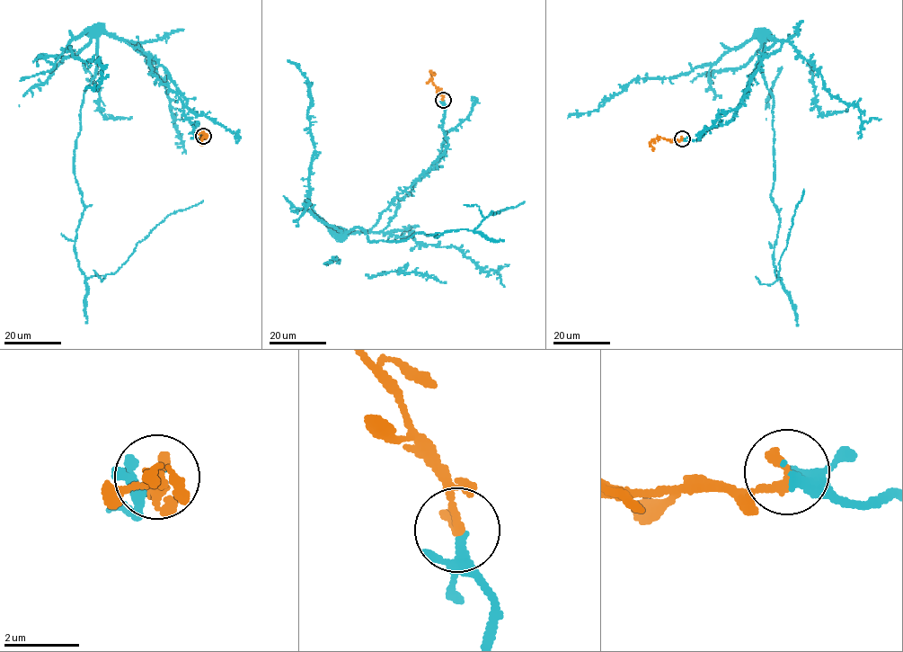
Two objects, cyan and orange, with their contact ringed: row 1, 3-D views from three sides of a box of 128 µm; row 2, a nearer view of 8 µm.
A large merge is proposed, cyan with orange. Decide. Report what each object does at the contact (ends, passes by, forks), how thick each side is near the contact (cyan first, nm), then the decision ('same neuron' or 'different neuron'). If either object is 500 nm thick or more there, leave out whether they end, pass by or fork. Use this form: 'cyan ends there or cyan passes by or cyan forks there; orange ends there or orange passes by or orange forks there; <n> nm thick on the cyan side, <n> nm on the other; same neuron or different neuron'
cyan forks there; orange ends there; 150 nm thick on the cyan side, 300 nm on the other; same neuron

